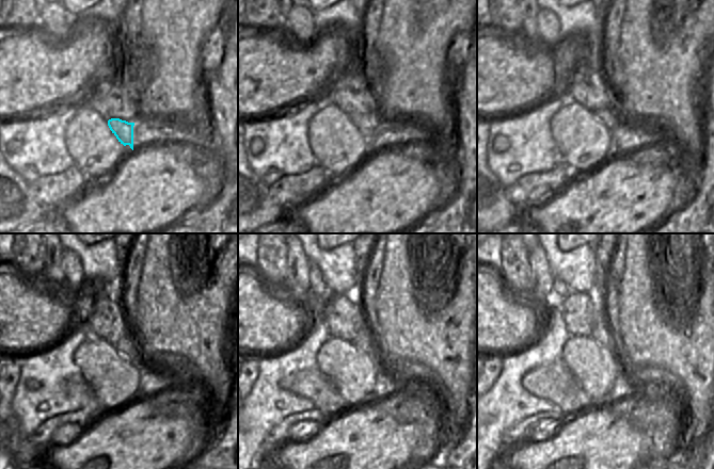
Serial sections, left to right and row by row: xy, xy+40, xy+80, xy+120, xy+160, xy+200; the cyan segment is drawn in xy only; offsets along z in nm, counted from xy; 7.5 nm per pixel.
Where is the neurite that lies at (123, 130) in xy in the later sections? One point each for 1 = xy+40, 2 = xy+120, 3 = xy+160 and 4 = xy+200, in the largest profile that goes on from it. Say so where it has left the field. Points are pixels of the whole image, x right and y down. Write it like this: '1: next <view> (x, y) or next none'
1: next xy+40 (366, 123)
2: next xy+120 (126, 346)
3: next xy+160 (364, 341)
4: next xy+200 (602, 333)

